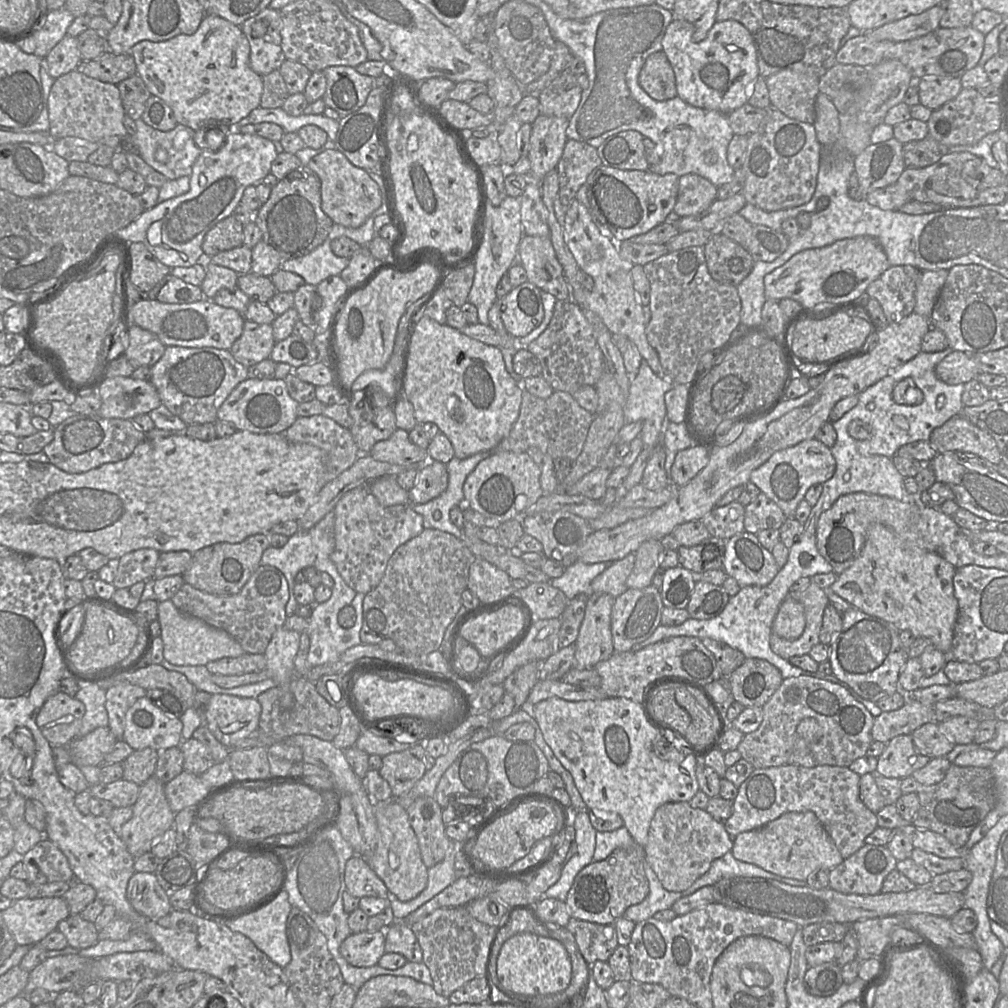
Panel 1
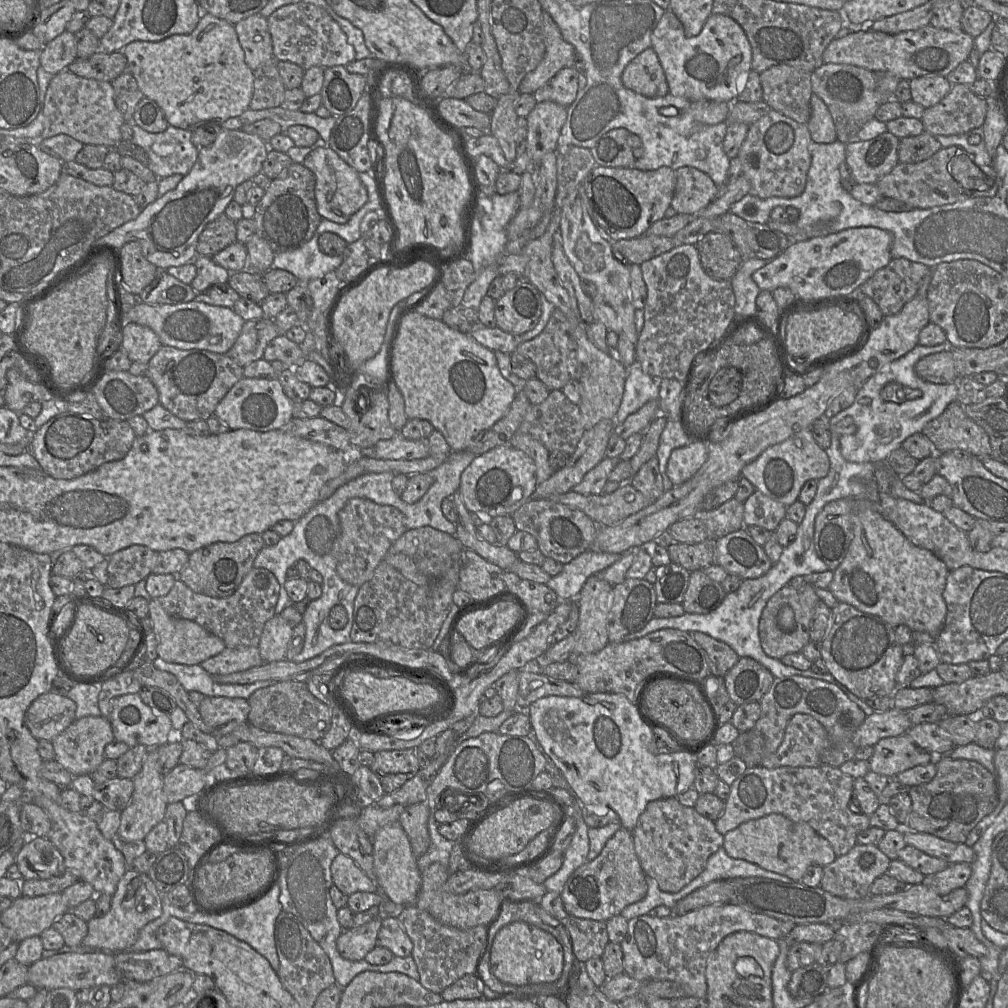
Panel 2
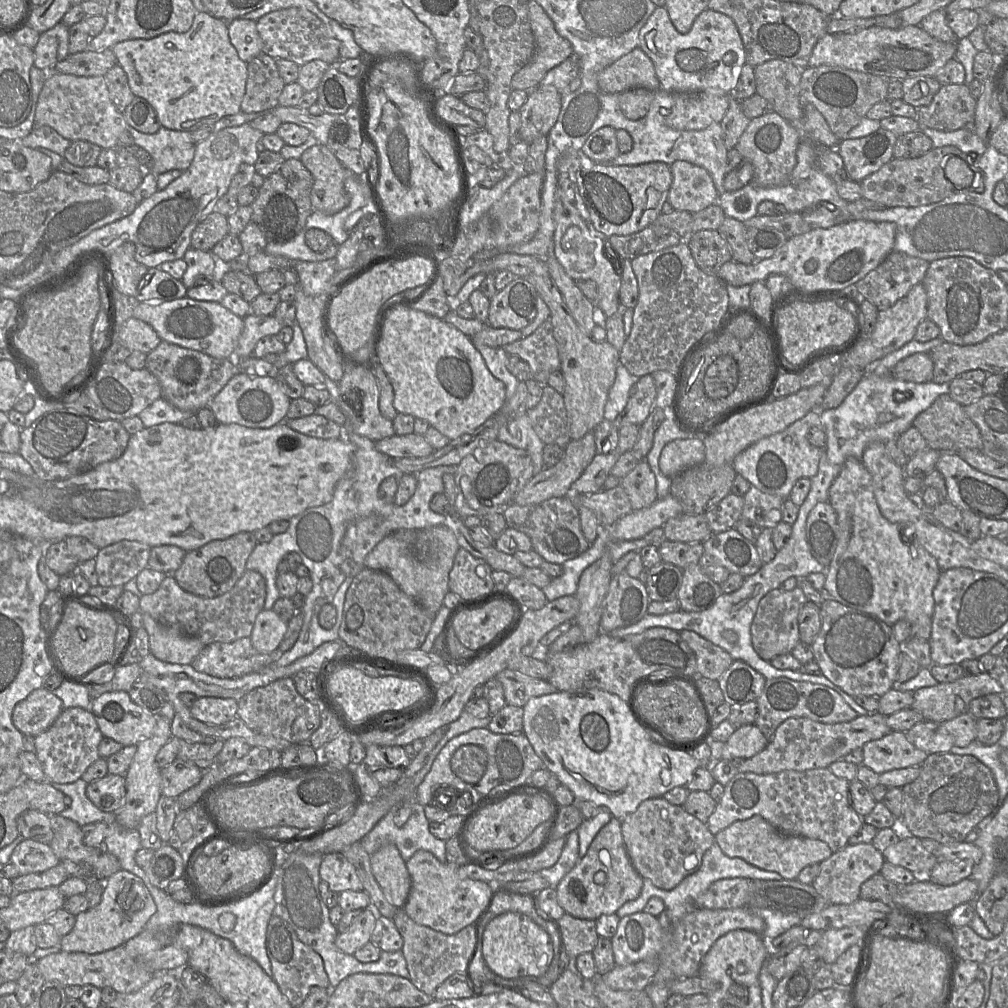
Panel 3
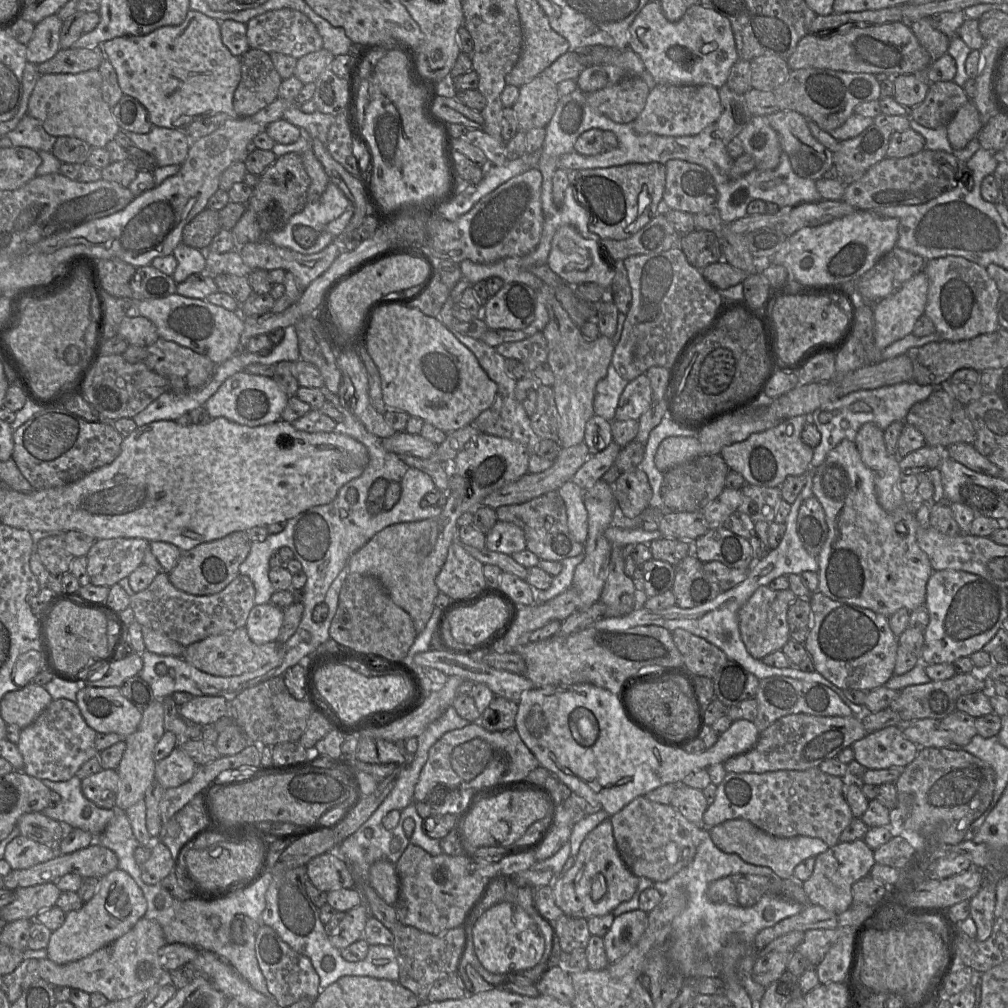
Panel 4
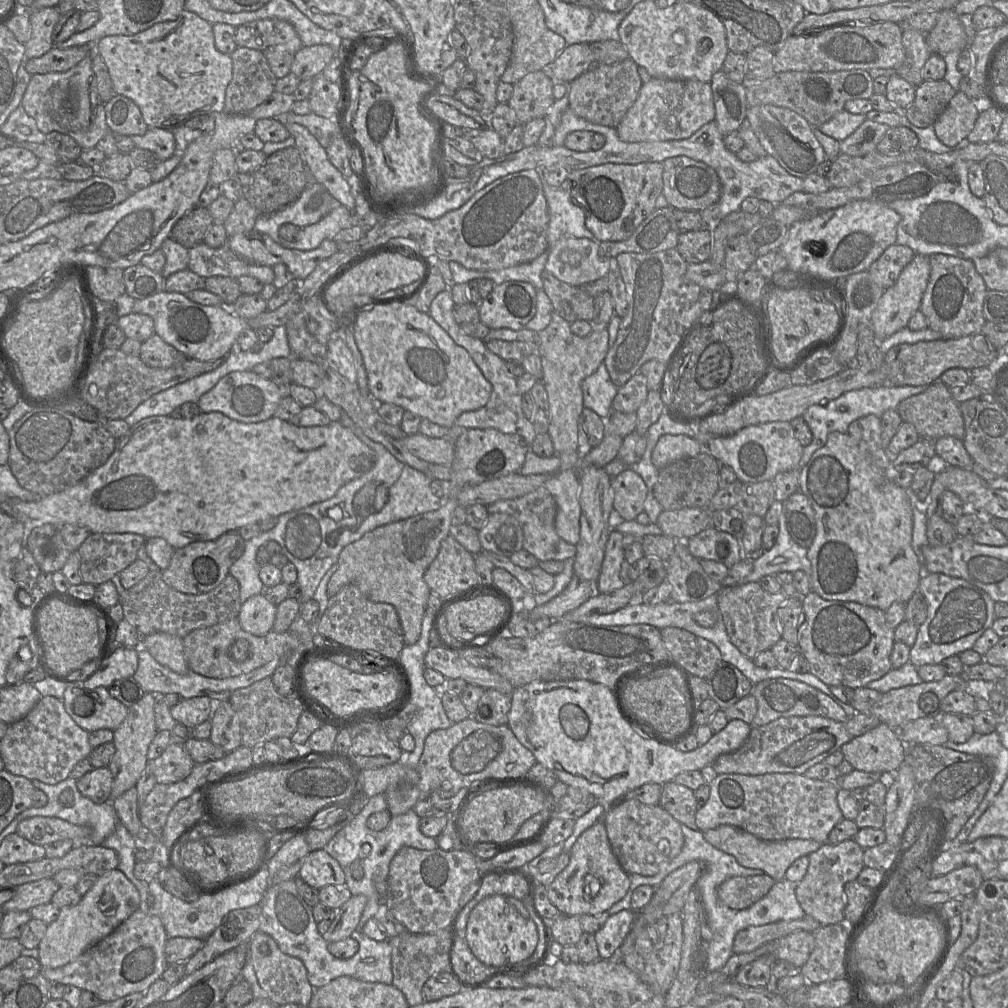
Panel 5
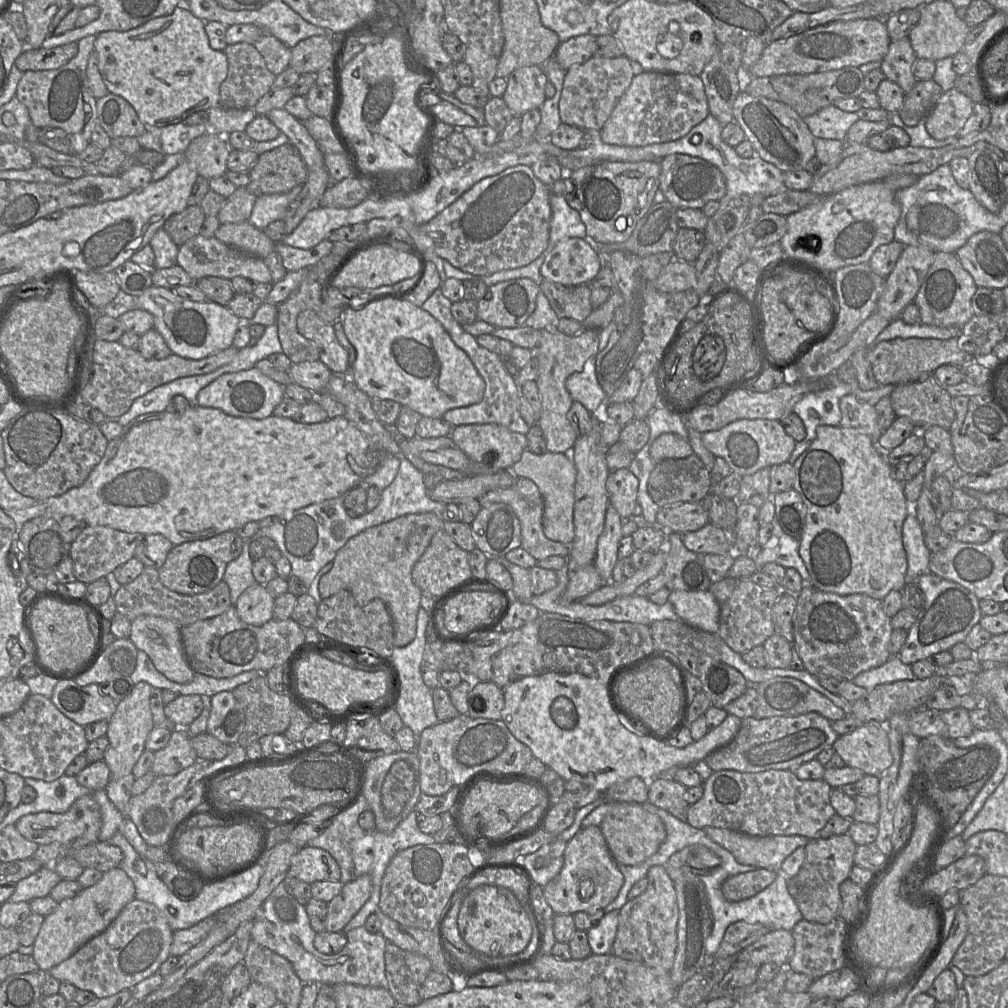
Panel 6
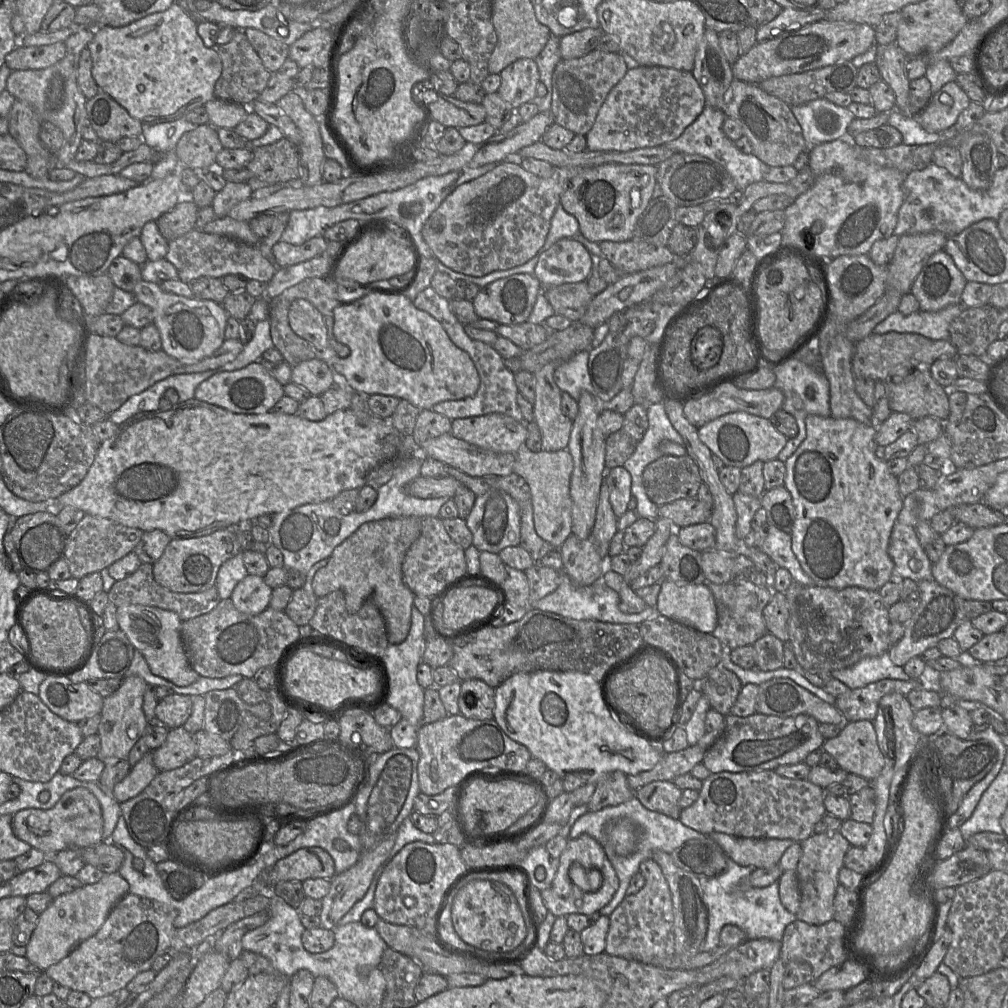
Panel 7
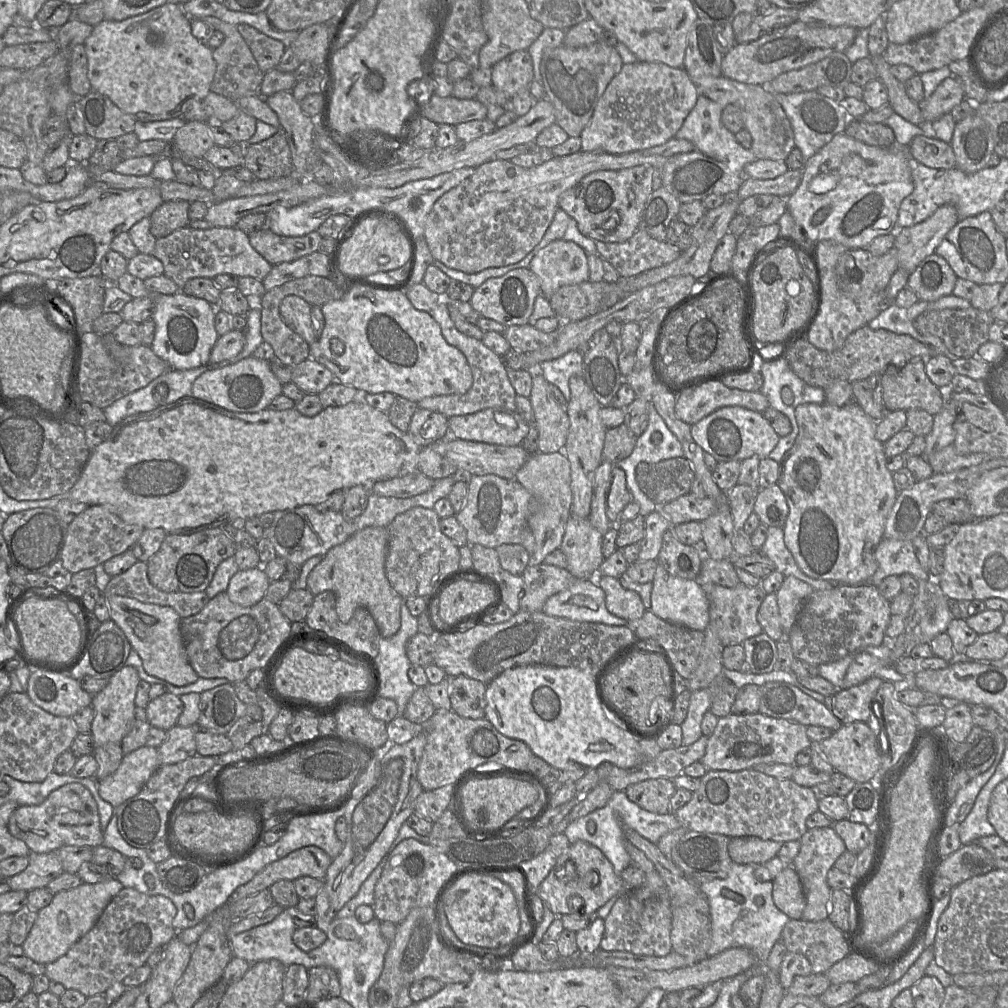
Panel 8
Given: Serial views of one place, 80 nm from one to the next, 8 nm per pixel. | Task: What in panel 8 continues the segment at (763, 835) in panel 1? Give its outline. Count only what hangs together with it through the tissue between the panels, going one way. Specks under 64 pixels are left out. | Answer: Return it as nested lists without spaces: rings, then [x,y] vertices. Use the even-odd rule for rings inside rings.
[[[754,836],[730,837],[728,853],[739,864],[762,864],[777,856],[782,842]]]

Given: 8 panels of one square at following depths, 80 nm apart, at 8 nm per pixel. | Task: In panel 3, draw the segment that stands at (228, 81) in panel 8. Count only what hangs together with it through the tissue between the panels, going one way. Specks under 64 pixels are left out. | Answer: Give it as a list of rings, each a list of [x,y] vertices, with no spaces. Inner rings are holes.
[[[265,53],[259,54],[247,63],[247,81],[241,111],[256,113],[276,108],[285,85],[275,59]]]

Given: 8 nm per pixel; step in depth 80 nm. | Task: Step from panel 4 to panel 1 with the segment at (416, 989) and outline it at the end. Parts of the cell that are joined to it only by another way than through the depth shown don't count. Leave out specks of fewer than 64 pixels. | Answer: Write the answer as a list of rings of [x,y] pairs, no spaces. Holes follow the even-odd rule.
[[[466,906],[437,909],[410,928],[422,949],[422,962],[430,971],[437,994],[449,997],[472,979],[487,976],[491,947],[499,928],[478,921]]]

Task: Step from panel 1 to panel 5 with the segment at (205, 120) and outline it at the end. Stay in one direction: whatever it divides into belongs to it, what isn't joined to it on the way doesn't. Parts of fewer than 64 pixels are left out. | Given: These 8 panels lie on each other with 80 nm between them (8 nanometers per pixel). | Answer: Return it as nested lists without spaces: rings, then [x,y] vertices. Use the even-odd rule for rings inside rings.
[[[183,10],[174,21],[157,23],[134,35],[113,35],[95,43],[95,52],[104,60],[116,94],[136,103],[149,128],[172,132],[196,116],[224,111],[225,91],[232,78],[232,60],[218,51],[212,24],[197,14]]]

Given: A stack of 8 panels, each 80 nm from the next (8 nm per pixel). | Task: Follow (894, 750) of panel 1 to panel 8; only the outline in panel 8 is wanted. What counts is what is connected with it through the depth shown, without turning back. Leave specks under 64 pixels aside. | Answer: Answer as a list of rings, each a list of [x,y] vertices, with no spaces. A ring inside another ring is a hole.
[[[867,722],[843,724],[817,745],[834,771],[856,782],[870,782],[880,769],[876,736]]]

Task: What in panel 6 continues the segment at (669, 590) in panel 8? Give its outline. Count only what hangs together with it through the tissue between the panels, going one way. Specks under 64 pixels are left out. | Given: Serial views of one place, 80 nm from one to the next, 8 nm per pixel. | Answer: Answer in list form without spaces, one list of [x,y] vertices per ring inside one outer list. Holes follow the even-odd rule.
[[[671,591],[668,597],[677,615],[687,625],[709,633],[719,630],[720,608],[709,591]]]

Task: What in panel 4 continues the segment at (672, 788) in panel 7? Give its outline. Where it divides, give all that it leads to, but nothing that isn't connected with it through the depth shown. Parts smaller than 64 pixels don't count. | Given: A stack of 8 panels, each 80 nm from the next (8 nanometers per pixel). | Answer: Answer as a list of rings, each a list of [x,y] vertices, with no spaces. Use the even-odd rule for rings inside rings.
[[[680,782],[670,784],[677,784],[677,788],[672,796],[670,805],[677,809],[688,821],[693,823],[697,828],[705,828],[703,815],[707,810],[709,804],[703,795],[702,790],[690,788],[688,786],[682,785]]]

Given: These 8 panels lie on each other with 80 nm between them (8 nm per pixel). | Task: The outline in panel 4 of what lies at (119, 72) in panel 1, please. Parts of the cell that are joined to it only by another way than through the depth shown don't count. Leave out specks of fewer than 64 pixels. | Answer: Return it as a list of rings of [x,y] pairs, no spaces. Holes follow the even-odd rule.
[[[101,48],[60,49],[51,59],[37,65],[40,75],[44,74],[77,74],[97,70],[106,59]]]

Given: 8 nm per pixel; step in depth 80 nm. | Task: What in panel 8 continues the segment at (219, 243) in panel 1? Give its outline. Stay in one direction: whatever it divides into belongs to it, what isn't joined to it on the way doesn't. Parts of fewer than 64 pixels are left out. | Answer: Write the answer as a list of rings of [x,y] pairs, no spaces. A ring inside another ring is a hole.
[[[186,200],[164,201],[149,216],[152,235],[158,239],[177,229],[187,227],[190,222],[189,205],[190,202]]]

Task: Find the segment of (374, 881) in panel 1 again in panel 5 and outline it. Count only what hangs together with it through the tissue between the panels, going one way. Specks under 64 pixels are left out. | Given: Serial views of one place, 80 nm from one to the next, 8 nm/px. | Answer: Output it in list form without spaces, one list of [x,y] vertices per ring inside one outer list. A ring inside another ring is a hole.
[[[324,849],[310,851],[298,877],[318,890],[327,885],[345,884],[345,874],[340,864]]]

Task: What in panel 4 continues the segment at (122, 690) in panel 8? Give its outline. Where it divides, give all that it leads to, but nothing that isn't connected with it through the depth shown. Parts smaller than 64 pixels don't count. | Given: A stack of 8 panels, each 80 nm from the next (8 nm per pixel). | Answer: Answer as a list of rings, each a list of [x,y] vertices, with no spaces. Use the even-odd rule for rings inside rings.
[[[157,699],[142,711],[141,721],[135,732],[123,738],[126,749],[116,769],[118,774],[118,792],[115,807],[127,810],[130,806],[141,800],[147,788],[155,781],[155,761],[153,751],[164,732],[163,706],[161,699]]]

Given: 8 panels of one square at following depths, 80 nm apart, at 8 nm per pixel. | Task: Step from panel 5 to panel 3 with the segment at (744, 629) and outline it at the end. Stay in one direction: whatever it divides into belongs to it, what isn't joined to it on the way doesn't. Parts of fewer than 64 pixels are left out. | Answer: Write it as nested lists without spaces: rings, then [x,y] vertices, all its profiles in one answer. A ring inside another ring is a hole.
[[[799,587],[792,590],[773,589],[760,600],[750,631],[753,648],[763,660],[770,662],[778,655],[791,653],[796,644],[801,641],[798,614],[807,601],[809,600]]]

